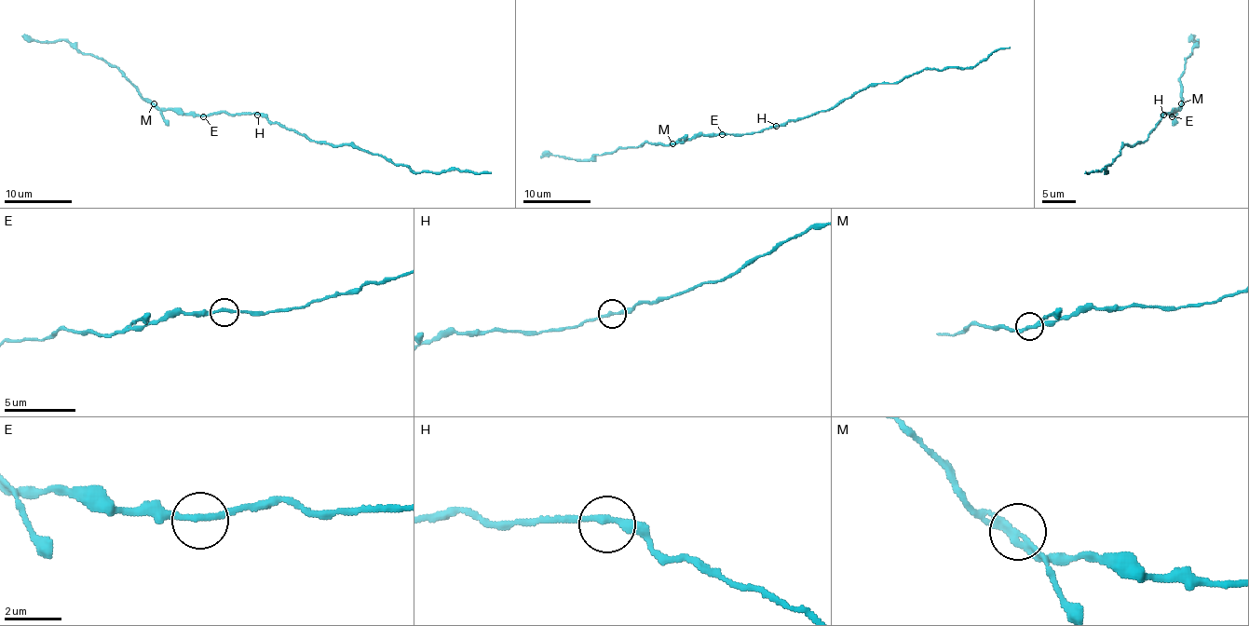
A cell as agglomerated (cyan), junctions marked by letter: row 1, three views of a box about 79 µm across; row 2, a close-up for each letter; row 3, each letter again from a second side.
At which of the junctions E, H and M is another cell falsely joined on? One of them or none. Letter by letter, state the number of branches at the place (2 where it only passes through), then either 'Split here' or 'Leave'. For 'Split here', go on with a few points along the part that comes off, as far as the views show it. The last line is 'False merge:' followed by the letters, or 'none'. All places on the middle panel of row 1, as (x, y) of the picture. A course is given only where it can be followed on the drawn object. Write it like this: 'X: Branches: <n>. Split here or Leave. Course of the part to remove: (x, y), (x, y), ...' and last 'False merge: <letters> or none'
E: Branches: 2. Leave
H: Branches: 2. Leave
M: Branches: 2. Split here. Course of the part to remove: (672, 142), (686, 134)
False merge: M

